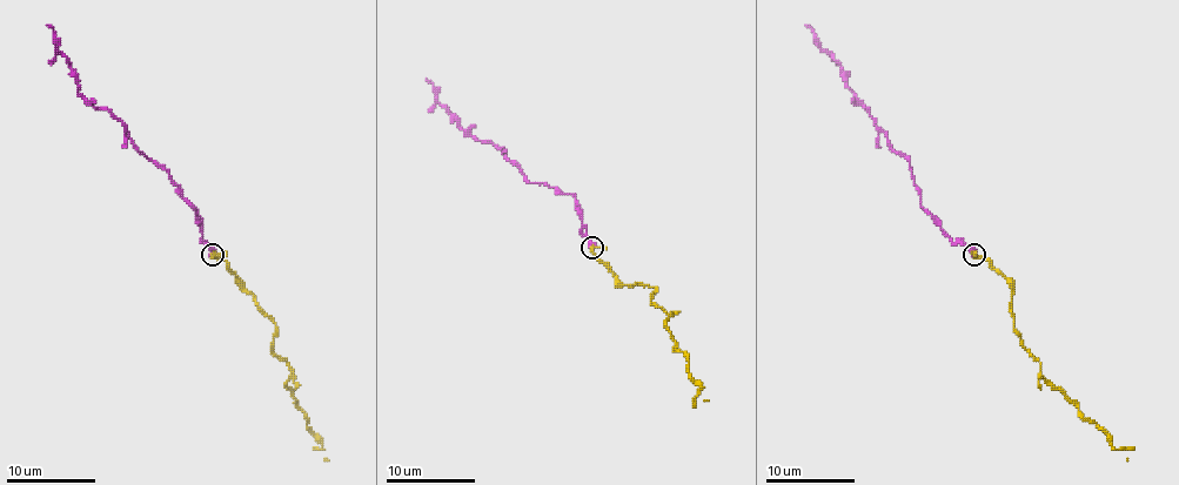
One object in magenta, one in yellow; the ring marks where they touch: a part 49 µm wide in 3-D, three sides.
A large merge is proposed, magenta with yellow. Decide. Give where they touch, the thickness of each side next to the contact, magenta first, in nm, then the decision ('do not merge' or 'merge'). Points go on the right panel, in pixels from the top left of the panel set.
place (975, 254); calibres 320 and 240 nm; merge

